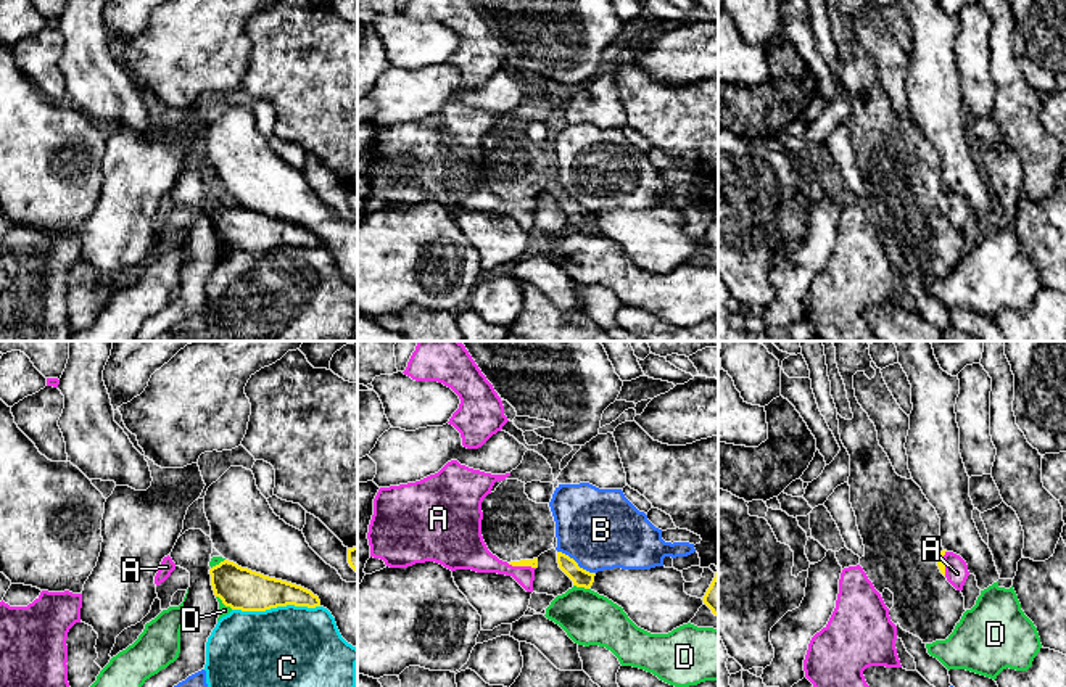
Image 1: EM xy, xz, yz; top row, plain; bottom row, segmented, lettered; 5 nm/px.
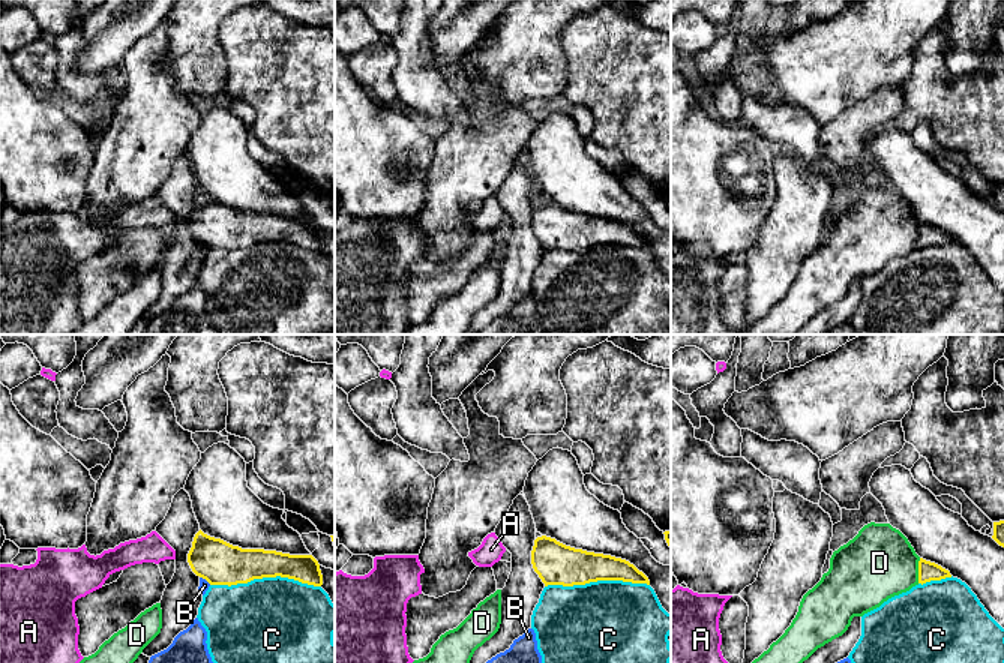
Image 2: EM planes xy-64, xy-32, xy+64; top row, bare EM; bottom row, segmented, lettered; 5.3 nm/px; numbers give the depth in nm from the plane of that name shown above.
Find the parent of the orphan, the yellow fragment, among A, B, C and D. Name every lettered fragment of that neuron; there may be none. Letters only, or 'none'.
A

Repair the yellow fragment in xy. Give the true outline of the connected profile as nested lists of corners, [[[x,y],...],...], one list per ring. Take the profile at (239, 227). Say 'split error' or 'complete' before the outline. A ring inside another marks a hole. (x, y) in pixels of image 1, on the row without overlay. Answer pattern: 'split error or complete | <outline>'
complete | [[[224,200],[209,209],[214,235],[225,246],[242,251],[266,251],[277,246],[320,246],[320,240],[311,230],[242,208]]]

